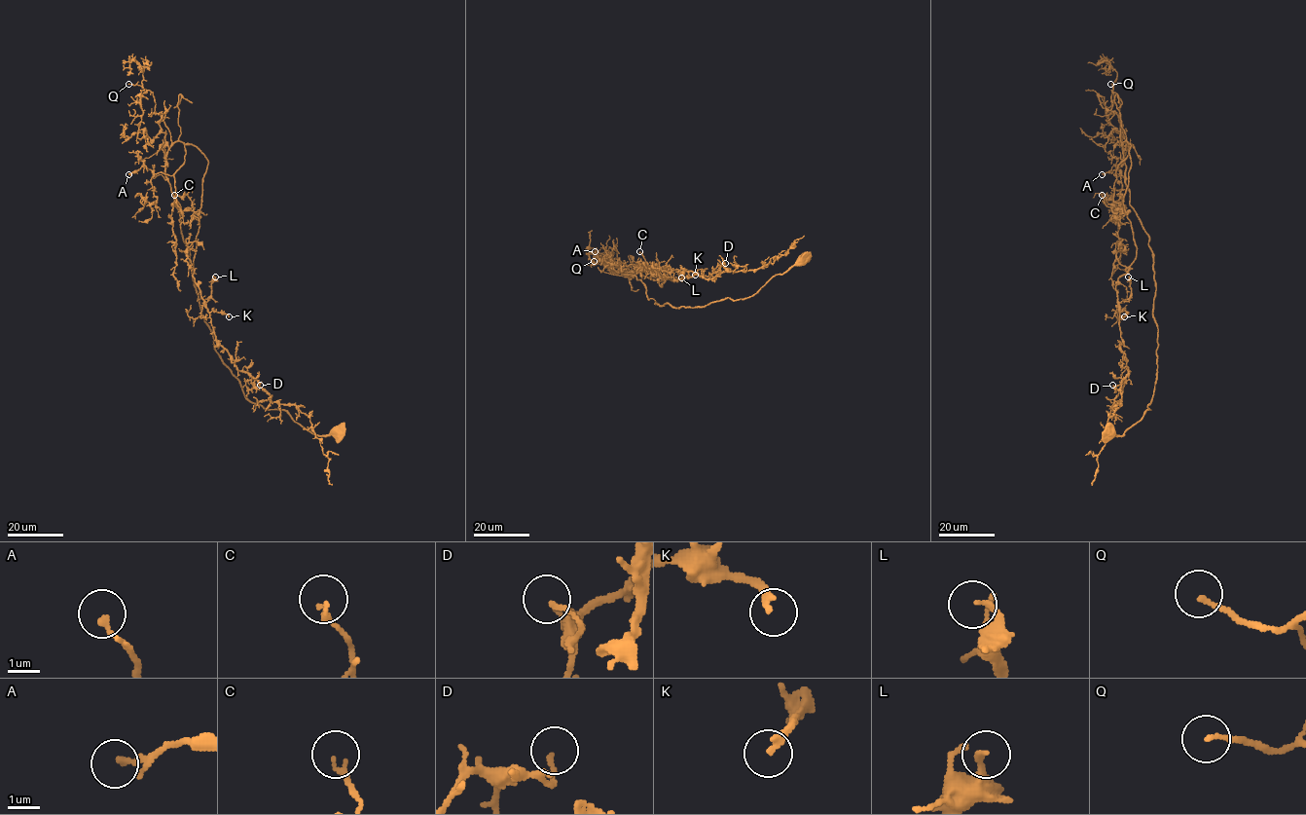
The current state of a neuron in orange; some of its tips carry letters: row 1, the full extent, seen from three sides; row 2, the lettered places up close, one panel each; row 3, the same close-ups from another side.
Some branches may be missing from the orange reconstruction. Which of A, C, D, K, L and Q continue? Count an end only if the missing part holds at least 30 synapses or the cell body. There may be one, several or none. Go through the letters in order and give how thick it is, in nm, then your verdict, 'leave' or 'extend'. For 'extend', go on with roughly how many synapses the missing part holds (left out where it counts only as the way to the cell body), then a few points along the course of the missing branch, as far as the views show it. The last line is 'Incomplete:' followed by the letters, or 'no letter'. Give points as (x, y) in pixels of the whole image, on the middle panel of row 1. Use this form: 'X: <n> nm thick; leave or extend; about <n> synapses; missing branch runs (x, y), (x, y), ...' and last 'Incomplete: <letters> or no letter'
A: 180 nm thick; leave
C: 180 nm thick; leave
D: 120 nm thick; leave
K: 220 nm thick; extend; about 300 synapses; missing branch runs (695, 275), (700, 271), (707, 277), (731, 278), (741, 272), (783, 263), (779, 267)
L: 180 nm thick; extend; about 70 synapses; missing branch runs (681, 277), (686, 280), (695, 272), (709, 271)
Q: 130 nm thick; extend; about 30 synapses; missing branch runs (594, 261), (591, 261), (590, 247), (587, 248)
Incomplete: K, L, Q

